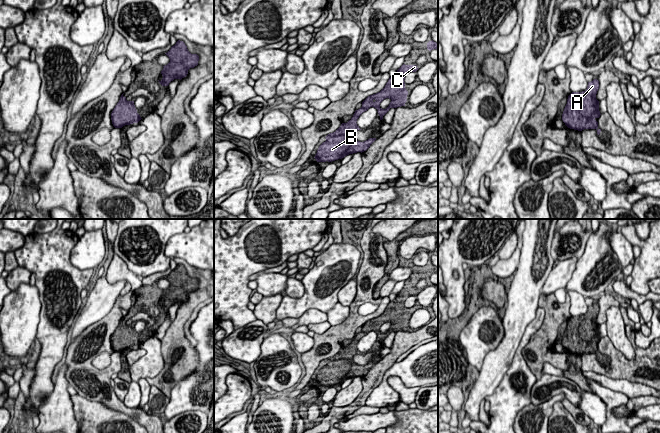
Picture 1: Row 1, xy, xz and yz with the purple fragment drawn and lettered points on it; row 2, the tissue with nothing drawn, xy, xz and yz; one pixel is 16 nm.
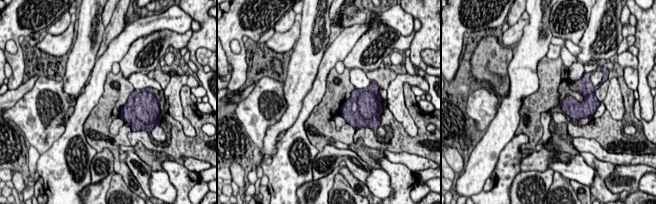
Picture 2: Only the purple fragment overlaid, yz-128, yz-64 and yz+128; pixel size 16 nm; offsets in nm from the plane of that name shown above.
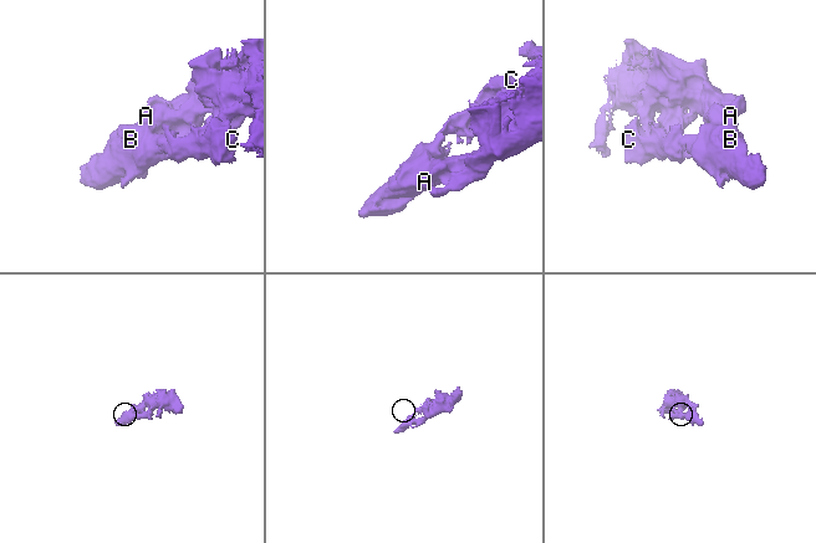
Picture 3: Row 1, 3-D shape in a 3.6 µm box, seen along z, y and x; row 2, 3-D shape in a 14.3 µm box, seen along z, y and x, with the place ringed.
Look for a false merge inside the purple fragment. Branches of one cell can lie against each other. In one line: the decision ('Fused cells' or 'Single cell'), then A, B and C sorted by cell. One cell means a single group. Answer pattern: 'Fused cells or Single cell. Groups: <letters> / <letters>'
Single cell. Groups: A B C

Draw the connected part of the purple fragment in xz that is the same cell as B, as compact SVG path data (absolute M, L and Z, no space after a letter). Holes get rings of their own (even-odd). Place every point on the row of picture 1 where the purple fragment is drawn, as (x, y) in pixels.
M403 64L397 73L390 77L385 87L378 93L368 96L363 102L362 107L355 111L353 117L333 133L328 134L315 155L317 162L332 162L342 159L345 156L357 152L366 151L376 138L370 138L364 142L357 141L353 137L355 131L361 130L357 125L359 116L367 111L370 107L376 108L380 116L380 120L389 111L390 108L405 106L408 91L405 88L405 76L410 72L416 72L419 68L416 65ZM389 98L391 100L386 109L380 107L380 103Z

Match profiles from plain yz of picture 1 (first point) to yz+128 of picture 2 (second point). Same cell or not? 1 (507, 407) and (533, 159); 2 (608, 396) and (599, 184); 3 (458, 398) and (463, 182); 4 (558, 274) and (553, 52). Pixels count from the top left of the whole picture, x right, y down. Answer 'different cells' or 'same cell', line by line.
1: different cells
2: same cell
3: different cells
4: same cell

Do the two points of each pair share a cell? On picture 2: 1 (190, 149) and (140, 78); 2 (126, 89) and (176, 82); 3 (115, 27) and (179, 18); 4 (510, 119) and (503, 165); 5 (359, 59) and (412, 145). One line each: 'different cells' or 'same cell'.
1: different cells
2: different cells
3: different cells
4: different cells
5: different cells

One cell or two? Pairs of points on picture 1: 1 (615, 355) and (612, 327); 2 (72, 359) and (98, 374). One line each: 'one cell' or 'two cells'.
1: two cells
2: one cell

